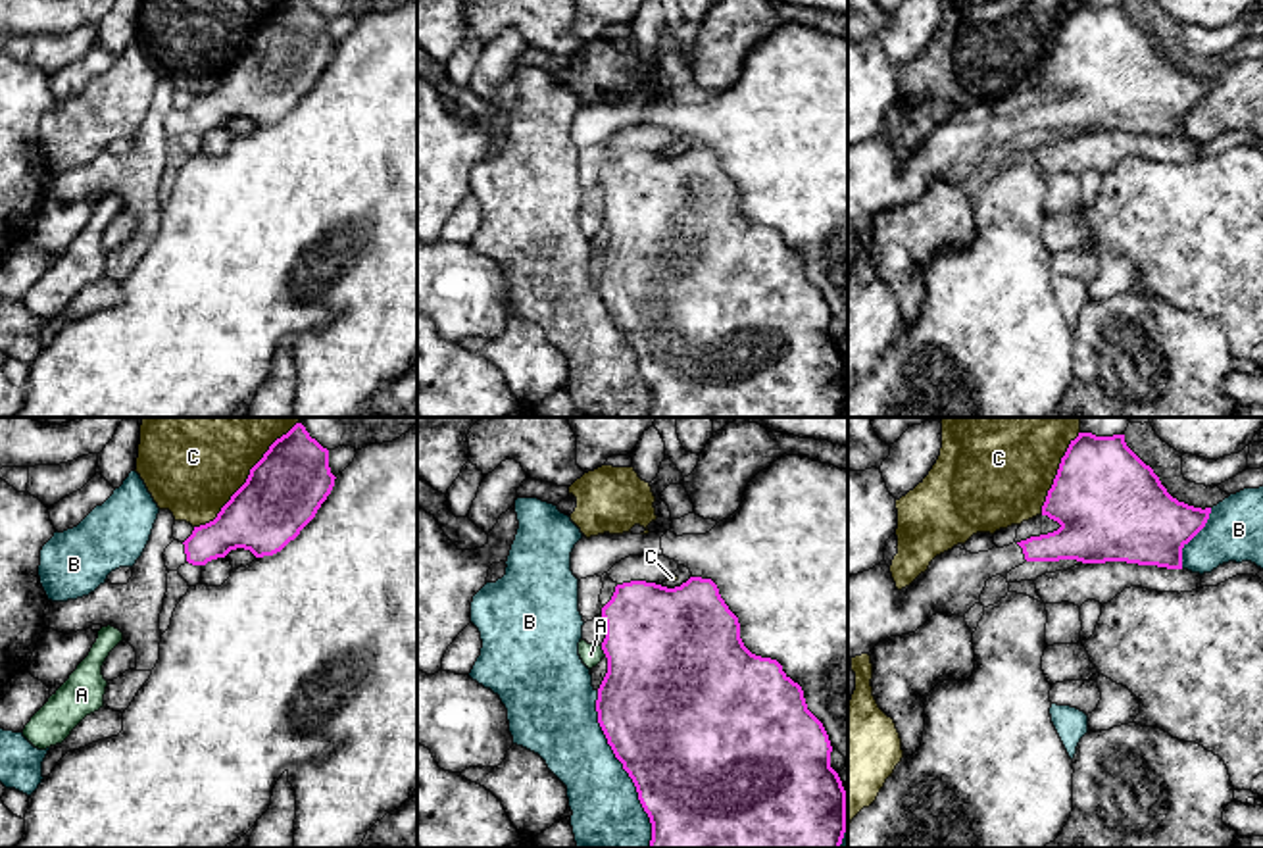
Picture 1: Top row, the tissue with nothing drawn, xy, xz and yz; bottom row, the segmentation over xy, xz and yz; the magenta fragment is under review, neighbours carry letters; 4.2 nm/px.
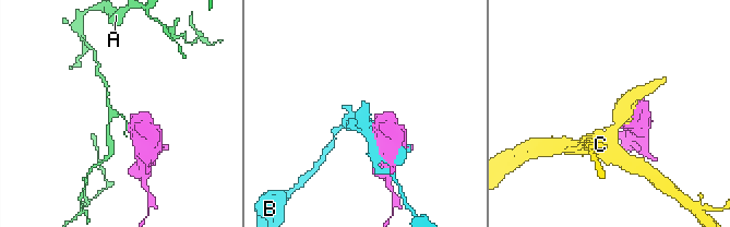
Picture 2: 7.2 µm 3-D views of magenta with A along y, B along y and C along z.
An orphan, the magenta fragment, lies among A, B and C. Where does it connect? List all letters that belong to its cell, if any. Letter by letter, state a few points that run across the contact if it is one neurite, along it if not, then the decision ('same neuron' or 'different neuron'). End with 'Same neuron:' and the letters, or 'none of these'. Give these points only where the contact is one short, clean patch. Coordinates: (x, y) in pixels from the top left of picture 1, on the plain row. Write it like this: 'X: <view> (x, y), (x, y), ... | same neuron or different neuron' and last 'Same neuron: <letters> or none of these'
A: xz (600, 216), (606, 224) | different neuron
B: different neuron
C: different neuron
Same neuron: none of these

